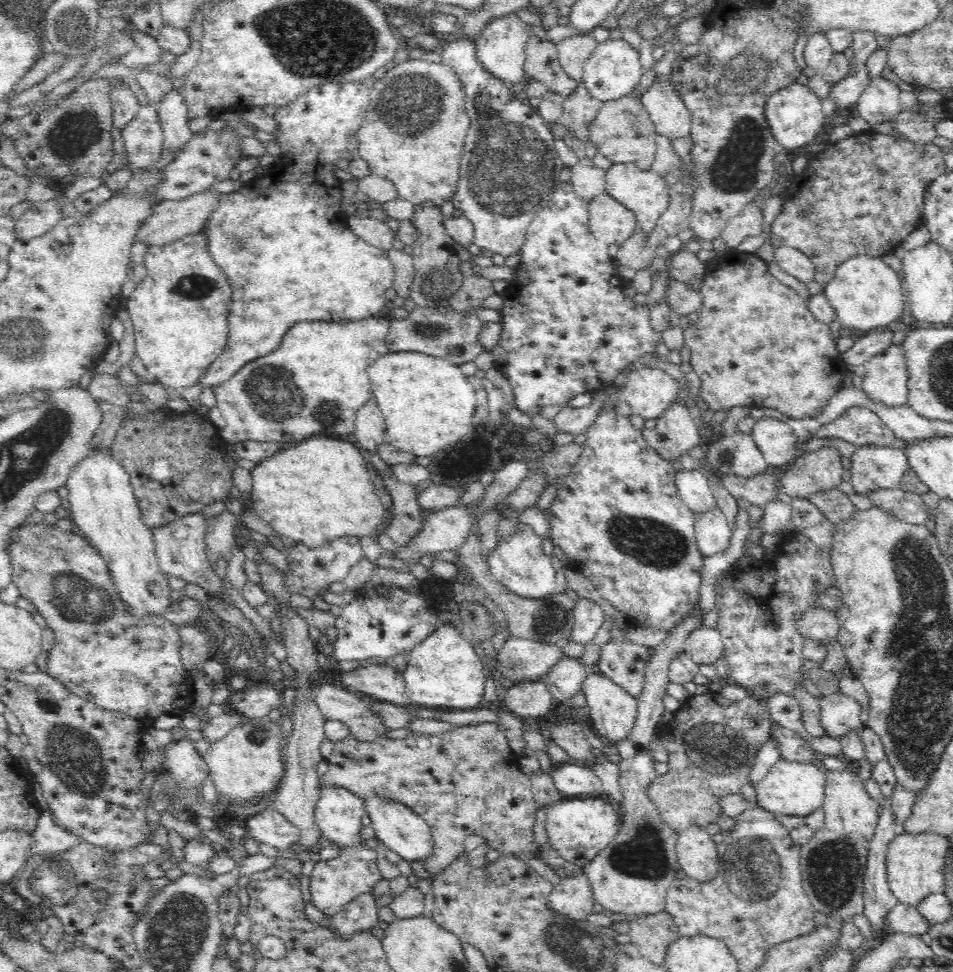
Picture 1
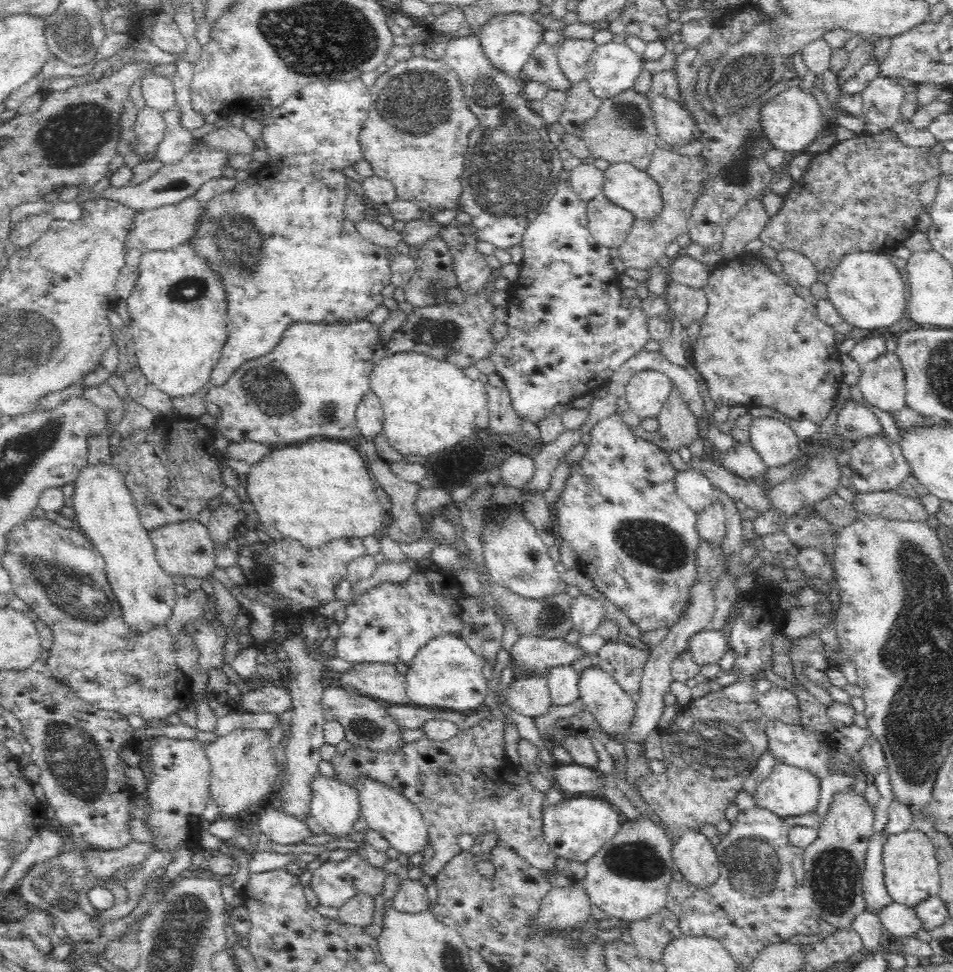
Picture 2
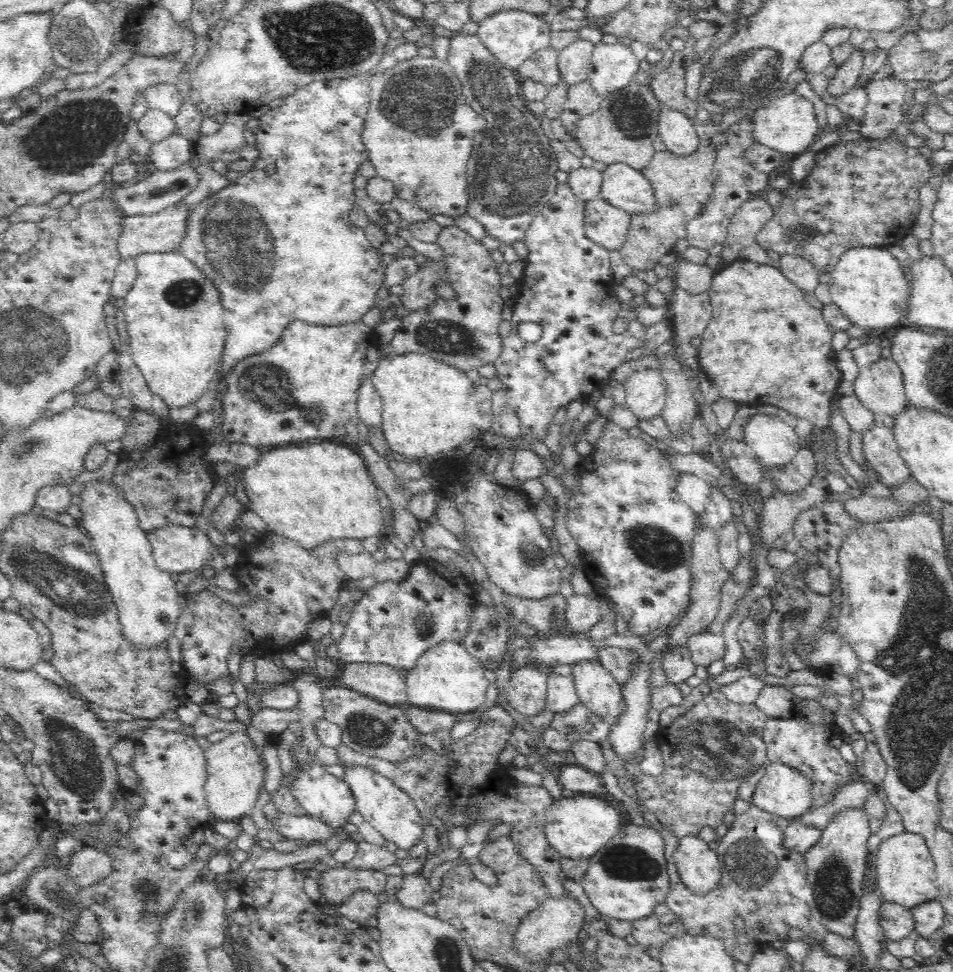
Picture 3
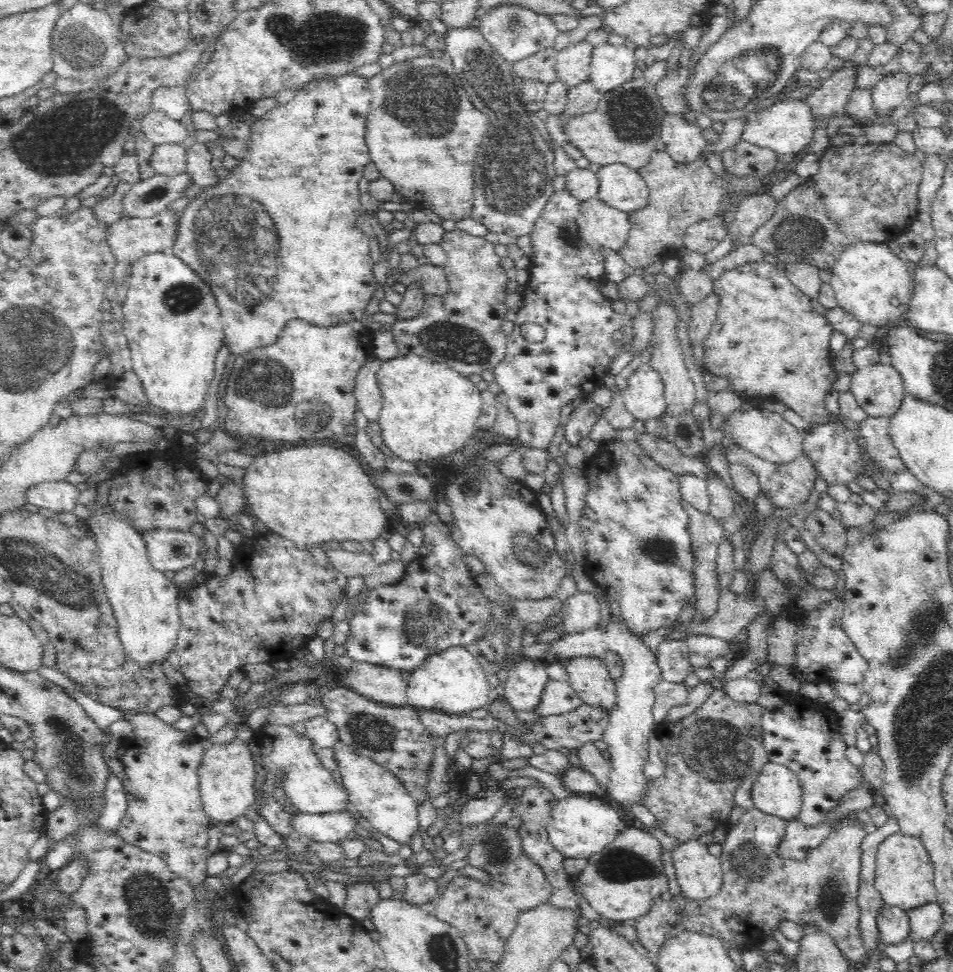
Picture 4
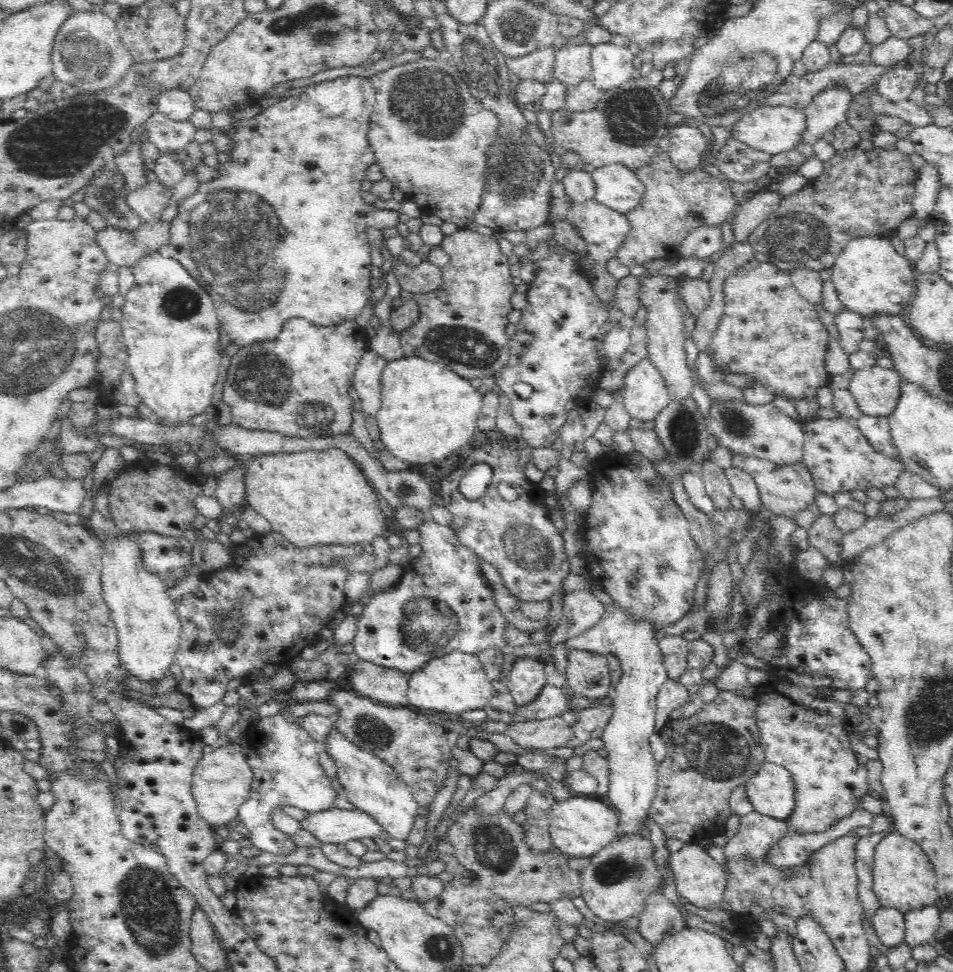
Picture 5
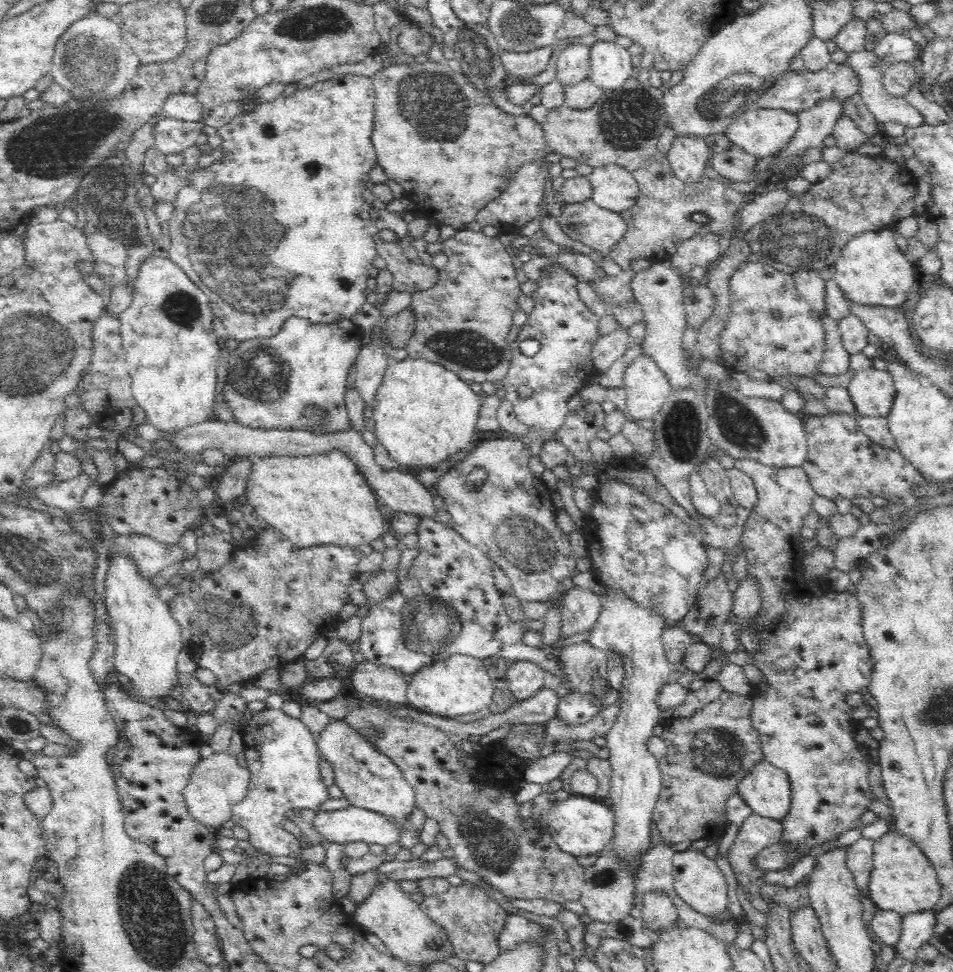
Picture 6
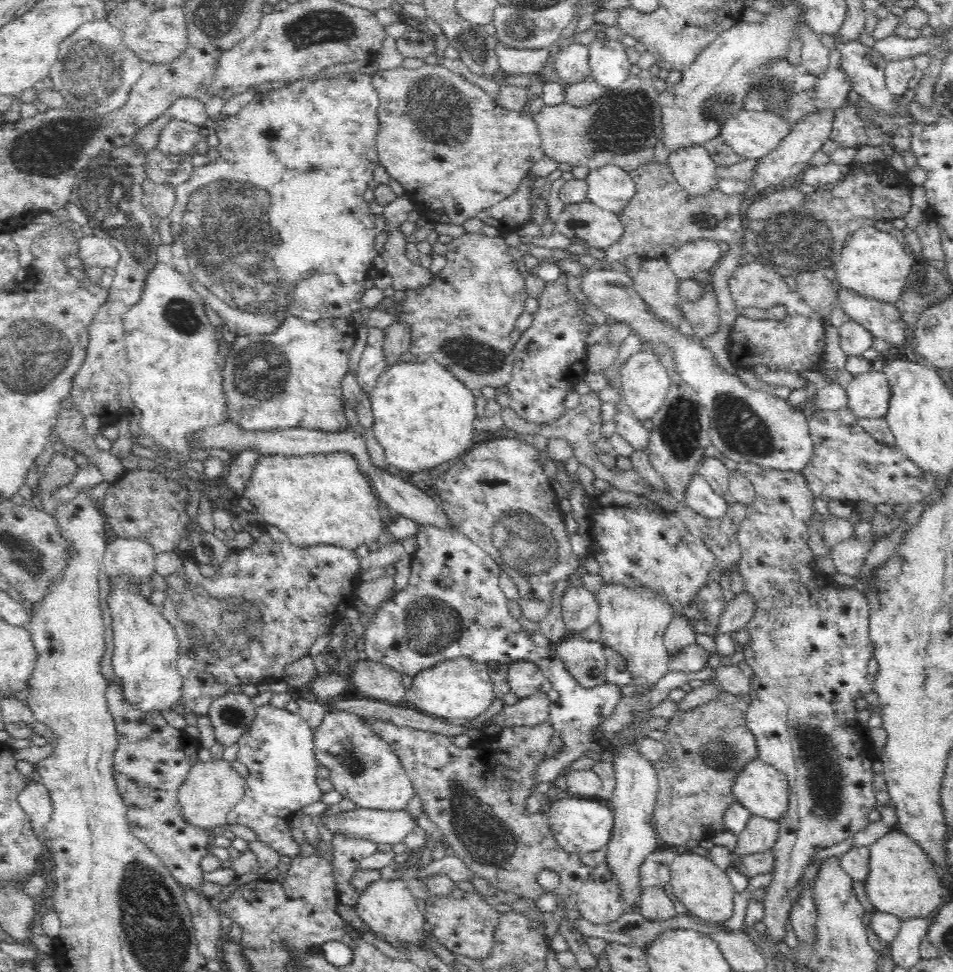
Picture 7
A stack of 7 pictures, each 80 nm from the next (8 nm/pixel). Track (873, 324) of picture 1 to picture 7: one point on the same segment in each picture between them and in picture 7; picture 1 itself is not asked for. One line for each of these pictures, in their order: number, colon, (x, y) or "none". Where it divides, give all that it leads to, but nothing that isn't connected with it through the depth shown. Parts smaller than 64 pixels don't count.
2: (867, 290)
3: (868, 285)
4: (872, 283)
5: (871, 278)
6: (872, 271)
7: (874, 264)

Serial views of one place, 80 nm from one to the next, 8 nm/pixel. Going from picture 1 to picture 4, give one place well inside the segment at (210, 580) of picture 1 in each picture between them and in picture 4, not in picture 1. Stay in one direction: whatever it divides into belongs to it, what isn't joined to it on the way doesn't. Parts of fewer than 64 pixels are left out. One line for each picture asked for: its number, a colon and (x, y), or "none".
2: (184, 548)
3: (176, 548)
4: (169, 550)

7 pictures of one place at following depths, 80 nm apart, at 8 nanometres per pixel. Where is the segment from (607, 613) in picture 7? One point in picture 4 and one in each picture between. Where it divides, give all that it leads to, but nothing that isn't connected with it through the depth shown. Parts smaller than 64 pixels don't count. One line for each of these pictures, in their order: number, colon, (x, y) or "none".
4: (631, 722)
5: (628, 735)
6: (634, 633)

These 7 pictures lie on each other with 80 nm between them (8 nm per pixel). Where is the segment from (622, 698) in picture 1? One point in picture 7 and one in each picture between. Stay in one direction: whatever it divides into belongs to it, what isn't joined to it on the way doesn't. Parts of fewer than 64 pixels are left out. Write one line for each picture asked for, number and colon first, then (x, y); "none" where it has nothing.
2: (614, 709)
3: (597, 688)
4: (590, 678)
5: (587, 674)
6: (585, 668)
7: (585, 660)

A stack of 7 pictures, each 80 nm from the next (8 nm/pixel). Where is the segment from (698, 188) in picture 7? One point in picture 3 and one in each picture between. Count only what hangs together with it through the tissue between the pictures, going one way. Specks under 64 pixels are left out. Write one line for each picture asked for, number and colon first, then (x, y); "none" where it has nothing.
3: (676, 130)
4: (684, 142)
5: (687, 144)
6: (688, 155)

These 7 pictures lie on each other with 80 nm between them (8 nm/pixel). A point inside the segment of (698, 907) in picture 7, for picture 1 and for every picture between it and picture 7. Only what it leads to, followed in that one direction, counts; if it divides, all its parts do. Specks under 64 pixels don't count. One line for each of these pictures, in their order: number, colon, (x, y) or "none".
1: (697, 854)
2: (694, 856)
3: (698, 865)
4: (699, 874)
5: (699, 879)
6: (697, 879)

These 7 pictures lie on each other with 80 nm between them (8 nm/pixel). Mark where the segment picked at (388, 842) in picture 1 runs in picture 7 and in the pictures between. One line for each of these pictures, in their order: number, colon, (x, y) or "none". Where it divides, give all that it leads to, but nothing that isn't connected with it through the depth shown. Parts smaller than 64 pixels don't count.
2: (387, 812)
3: (392, 813)
4: (377, 793)
5: (373, 787)
6: (371, 781)
7: (363, 769)

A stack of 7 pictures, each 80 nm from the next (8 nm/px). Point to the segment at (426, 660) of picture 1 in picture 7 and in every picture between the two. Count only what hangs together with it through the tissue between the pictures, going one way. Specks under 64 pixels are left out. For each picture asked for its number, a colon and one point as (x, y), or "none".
2: (445, 673)
3: (446, 677)
4: (452, 681)
5: (454, 683)
6: (459, 684)
7: (462, 687)

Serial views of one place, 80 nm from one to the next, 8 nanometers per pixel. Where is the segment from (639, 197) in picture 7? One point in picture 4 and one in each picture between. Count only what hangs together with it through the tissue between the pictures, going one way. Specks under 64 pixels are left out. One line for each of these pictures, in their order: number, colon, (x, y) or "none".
4: (680, 193)
5: (675, 201)
6: (668, 210)

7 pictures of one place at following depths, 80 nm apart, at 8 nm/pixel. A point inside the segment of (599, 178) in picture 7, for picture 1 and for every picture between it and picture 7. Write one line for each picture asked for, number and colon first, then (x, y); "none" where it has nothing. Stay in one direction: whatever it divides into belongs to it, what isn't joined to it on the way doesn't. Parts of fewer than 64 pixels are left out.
1: (646, 193)
2: (635, 190)
3: (623, 186)
4: (620, 186)
5: (618, 187)
6: (614, 188)

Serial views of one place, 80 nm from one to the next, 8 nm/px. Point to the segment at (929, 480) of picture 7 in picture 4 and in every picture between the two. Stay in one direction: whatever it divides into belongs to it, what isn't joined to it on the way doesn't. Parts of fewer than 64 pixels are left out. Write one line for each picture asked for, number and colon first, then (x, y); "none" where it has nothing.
4: (838, 456)
5: (839, 457)
6: (841, 461)

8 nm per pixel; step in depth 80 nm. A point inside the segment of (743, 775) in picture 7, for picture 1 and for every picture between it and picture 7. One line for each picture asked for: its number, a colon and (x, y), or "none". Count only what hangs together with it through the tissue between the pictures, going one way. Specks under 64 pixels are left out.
1: (792, 788)
2: (789, 790)
3: (784, 791)
4: (778, 791)
5: (772, 792)
6: (767, 789)

